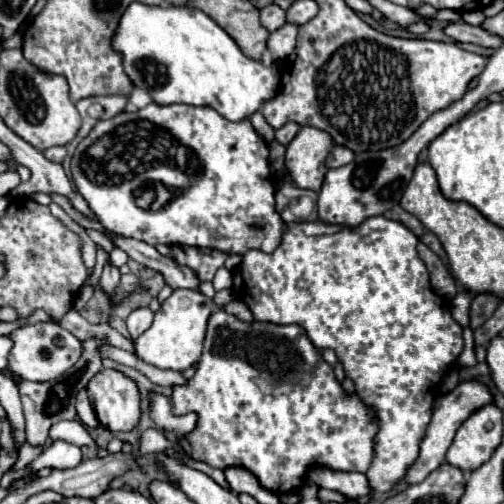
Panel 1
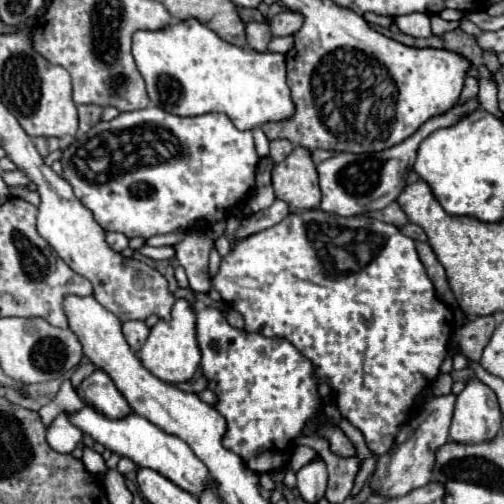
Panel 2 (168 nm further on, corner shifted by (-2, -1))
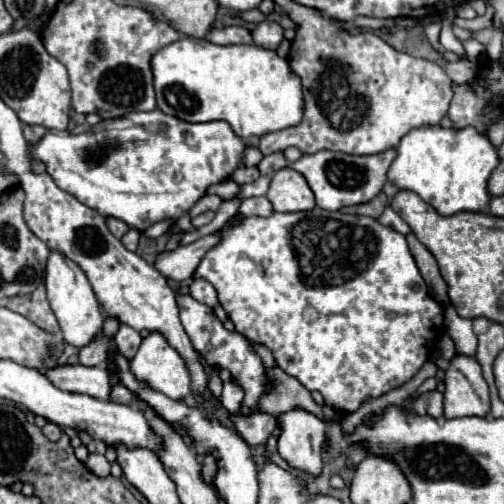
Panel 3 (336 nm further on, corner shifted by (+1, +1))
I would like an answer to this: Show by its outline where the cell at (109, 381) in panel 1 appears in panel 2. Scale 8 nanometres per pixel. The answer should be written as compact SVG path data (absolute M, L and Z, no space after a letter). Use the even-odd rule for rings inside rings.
M96 369L88 379L82 381L78 395L86 405L96 407L96 411L102 415L108 415L108 419L124 419L124 415L132 413L124 395L116 389L110 375L102 369Z

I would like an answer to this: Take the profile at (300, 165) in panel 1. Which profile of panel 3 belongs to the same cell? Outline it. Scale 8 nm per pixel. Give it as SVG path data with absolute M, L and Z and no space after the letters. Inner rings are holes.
M279 169L269 185L267 199L275 211L309 211L315 207L313 191L307 181L293 169Z

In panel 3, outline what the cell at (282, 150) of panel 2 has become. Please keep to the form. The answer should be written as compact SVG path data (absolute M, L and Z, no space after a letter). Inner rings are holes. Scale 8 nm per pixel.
M271 153L271 155L263 157L263 161L257 165L257 169L261 175L273 175L275 171L283 169L285 165L287 165L287 161L285 161L283 153Z

